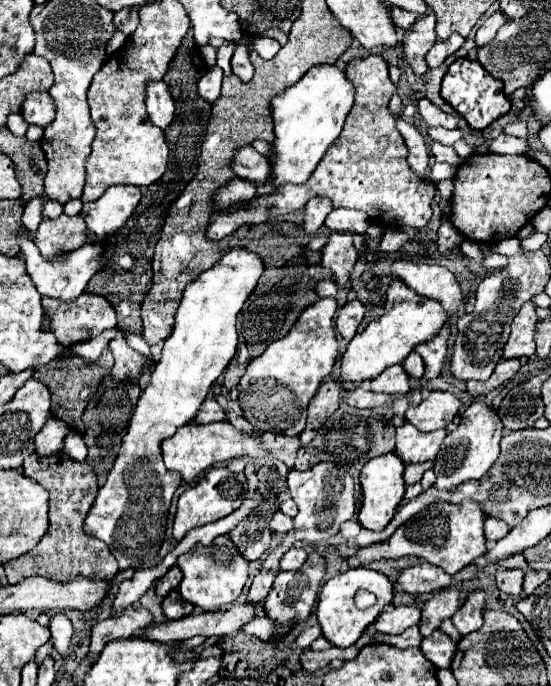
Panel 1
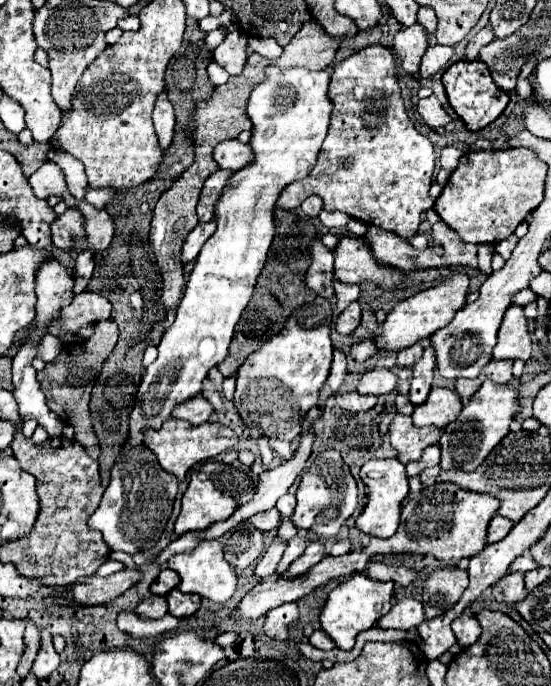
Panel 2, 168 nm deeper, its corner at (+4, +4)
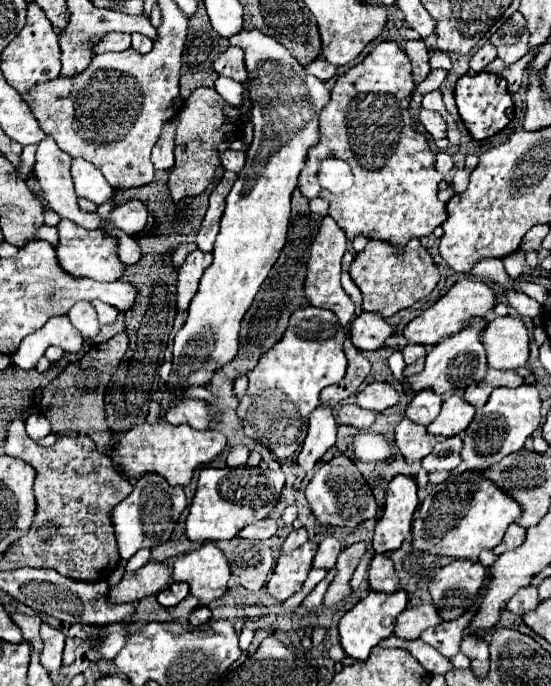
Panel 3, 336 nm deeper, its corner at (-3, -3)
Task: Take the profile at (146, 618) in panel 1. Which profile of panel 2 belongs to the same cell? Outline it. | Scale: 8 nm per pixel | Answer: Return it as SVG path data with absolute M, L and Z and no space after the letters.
M150 596L138 604L136 612L142 616L148 616L148 618L160 618L160 616L166 616L168 602L162 596Z

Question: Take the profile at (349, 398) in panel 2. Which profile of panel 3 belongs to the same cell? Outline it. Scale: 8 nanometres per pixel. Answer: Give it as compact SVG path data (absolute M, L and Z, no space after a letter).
M355 403L351 405L343 405L339 409L339 423L345 423L345 425L353 425L353 427L359 427L359 429L367 429L369 425L373 425L377 417L377 411L367 411L367 409L361 409L357 407Z

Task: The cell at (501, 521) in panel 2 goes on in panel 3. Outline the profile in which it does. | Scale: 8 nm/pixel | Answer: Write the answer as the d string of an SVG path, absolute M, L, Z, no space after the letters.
M513 523L513 525L507 529L503 541L493 549L493 553L495 553L495 555L501 555L501 553L505 553L505 551L509 551L509 549L519 547L523 541L525 541L525 529L519 527L517 523Z

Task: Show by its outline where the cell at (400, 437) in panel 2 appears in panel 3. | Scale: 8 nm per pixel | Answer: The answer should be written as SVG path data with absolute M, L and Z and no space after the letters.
M403 419L395 427L395 443L401 449L401 453L409 465L419 463L423 457L427 457L433 451L437 441L441 441L441 439L429 435L423 425L411 423L409 419Z

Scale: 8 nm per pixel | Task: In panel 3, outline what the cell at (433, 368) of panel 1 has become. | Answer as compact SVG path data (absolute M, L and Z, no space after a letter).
M419 391L407 407L407 417L419 425L429 425L441 409L441 397L433 391Z

